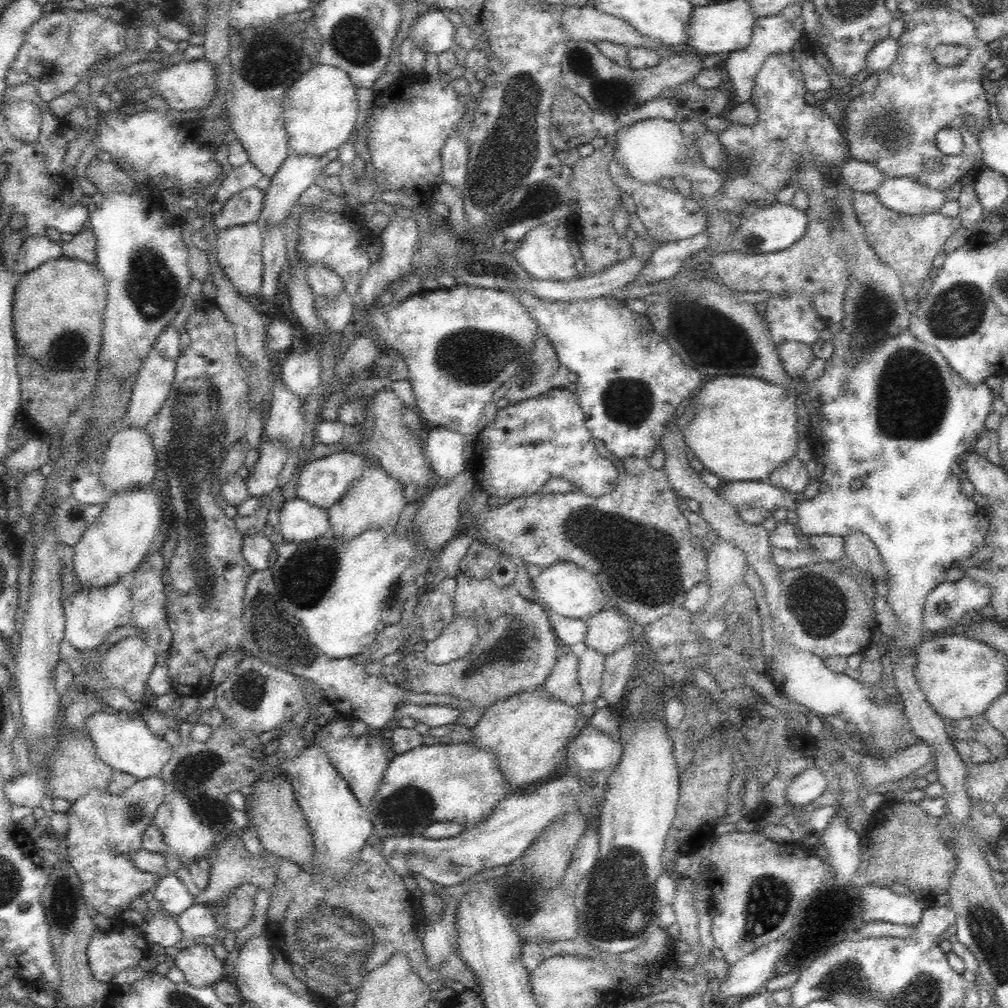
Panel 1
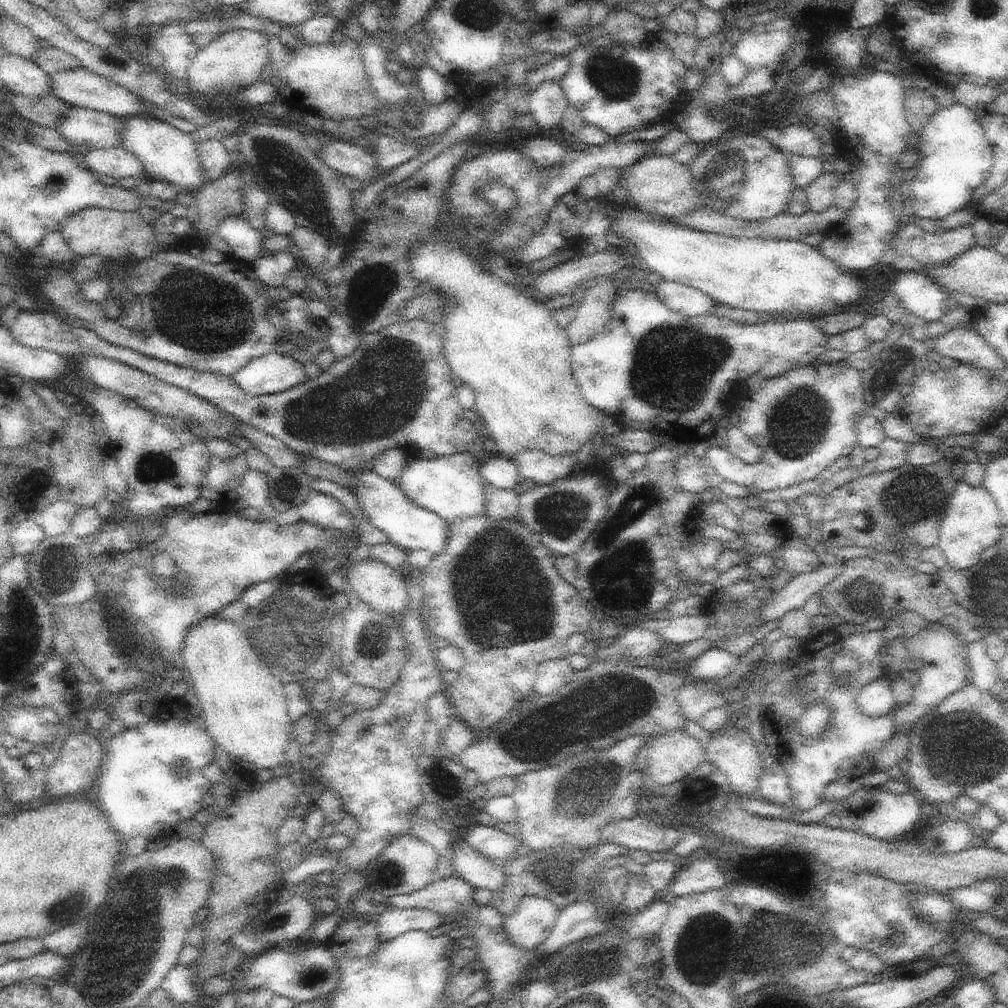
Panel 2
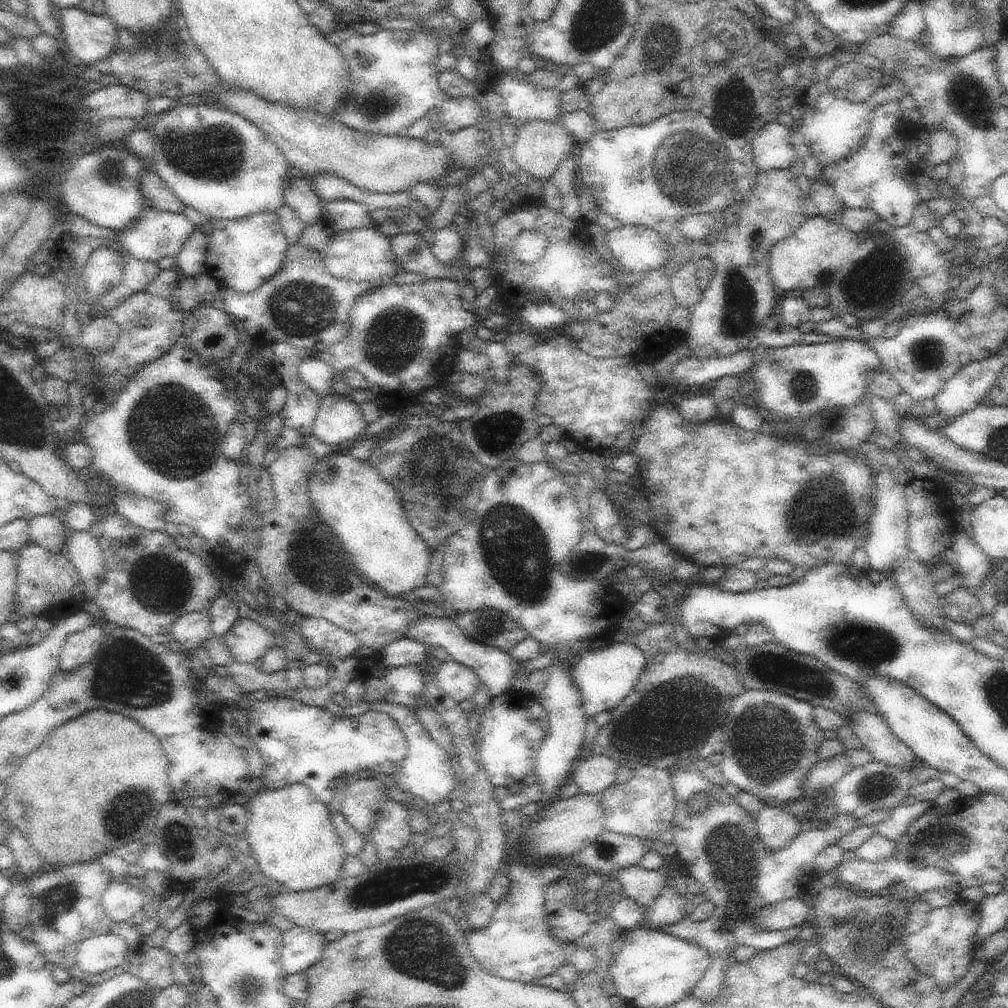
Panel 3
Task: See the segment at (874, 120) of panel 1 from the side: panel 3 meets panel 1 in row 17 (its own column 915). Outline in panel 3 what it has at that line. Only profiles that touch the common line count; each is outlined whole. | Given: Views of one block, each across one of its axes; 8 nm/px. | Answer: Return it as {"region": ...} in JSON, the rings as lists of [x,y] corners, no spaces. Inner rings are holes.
{"region":[[[957,898],[953,905],[938,908],[930,907],[924,901],[913,900],[900,938],[912,966],[916,966],[918,972],[934,978],[942,992],[950,990],[970,970],[975,959],[976,932],[982,918],[980,903]]]}

